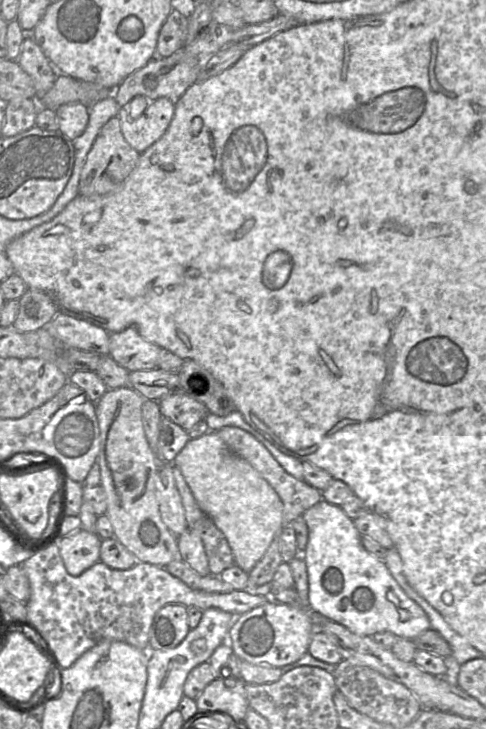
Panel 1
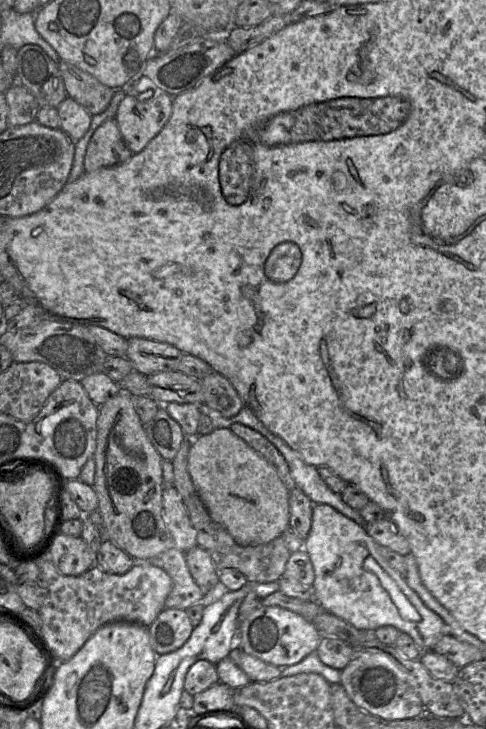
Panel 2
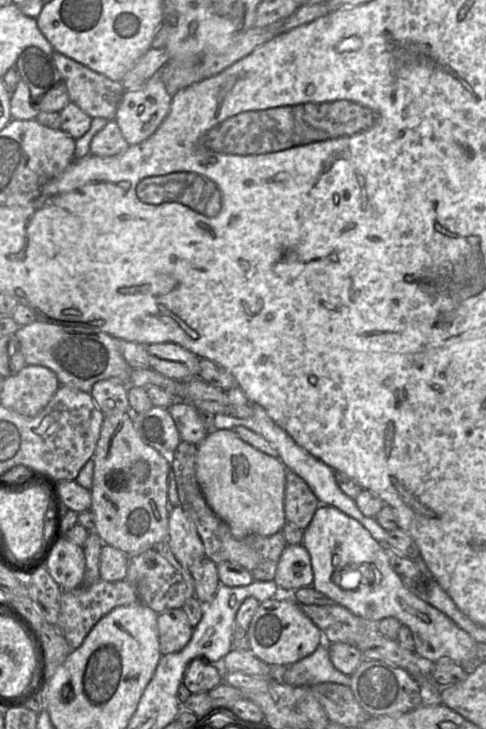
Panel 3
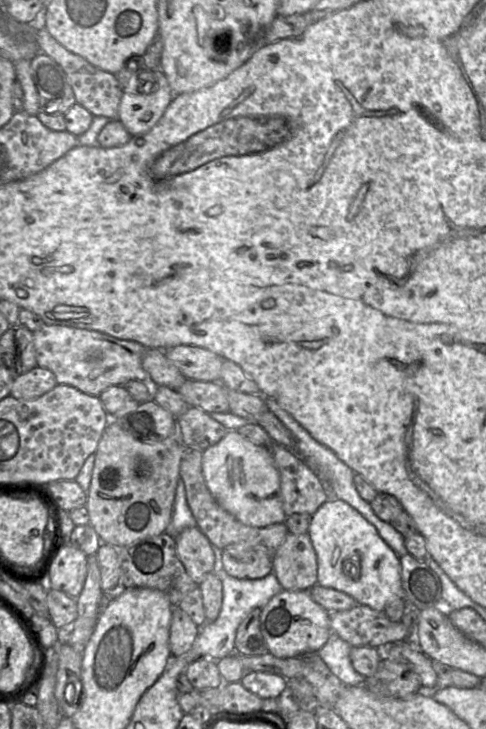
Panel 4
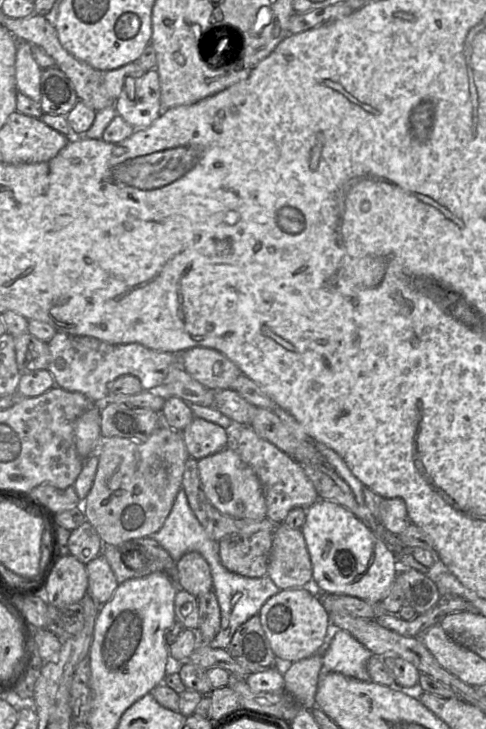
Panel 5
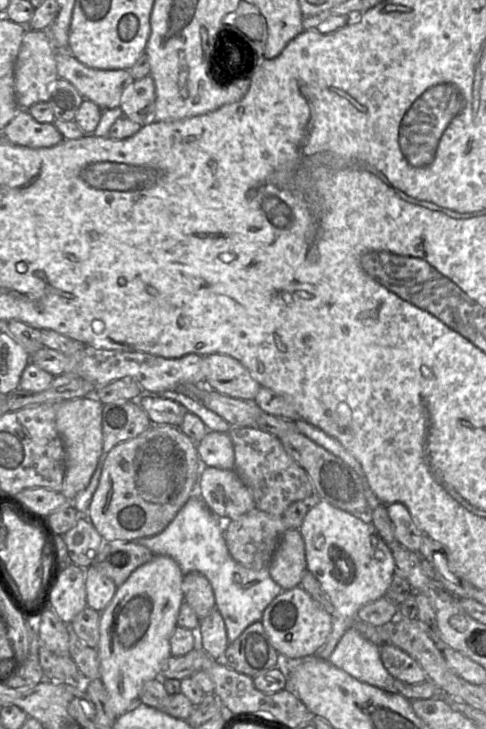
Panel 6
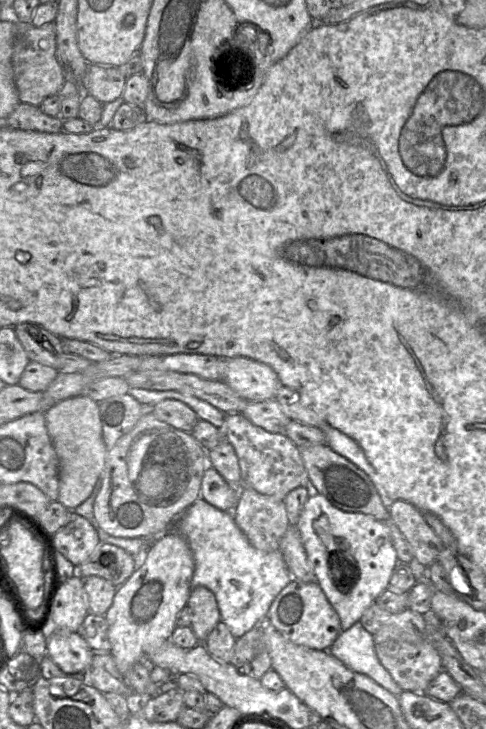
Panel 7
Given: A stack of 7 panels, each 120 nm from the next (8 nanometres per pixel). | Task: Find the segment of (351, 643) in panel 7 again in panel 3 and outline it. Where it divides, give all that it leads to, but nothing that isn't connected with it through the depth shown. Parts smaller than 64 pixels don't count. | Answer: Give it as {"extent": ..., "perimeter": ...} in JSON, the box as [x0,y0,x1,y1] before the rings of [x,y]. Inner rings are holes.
{"extent":[272,643,350,687],"perimeter":[[[329,643],[320,645],[314,653],[286,667],[274,668],[272,681],[282,681],[293,686],[311,687],[322,683],[350,686],[350,676],[338,671],[329,656]]]}

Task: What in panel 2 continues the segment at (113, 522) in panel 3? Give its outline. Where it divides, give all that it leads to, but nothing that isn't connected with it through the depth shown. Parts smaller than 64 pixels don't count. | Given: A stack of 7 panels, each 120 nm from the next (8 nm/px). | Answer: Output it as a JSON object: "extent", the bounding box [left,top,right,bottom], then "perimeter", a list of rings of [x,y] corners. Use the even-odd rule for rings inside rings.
{"extent":[93,391,174,560],"perimeter":[[[121,391],[99,407],[96,450],[93,458],[96,463],[95,481],[93,487],[98,497],[98,511],[101,513],[105,524],[105,538],[113,541],[119,548],[124,550],[135,560],[149,560],[150,558],[174,547],[173,539],[163,519],[162,492],[165,487],[161,465],[163,458],[151,443],[146,433],[144,424],[141,422],[140,417],[135,410],[133,396],[129,393]]]}

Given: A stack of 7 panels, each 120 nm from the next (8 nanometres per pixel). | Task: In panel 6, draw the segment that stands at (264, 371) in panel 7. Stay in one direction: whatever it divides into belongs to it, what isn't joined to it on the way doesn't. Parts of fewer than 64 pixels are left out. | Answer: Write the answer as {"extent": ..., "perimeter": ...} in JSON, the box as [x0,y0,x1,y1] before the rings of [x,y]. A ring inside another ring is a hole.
{"extent":[204,353,261,400],"perimeter":[[[214,353],[204,356],[206,387],[243,400],[254,400],[261,385],[249,371],[229,355]]]}

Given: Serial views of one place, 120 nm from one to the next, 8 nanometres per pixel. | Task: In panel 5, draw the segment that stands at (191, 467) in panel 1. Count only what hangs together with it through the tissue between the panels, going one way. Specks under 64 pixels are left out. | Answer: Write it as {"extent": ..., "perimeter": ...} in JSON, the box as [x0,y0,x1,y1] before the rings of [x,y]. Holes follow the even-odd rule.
{"extent":[197,448,267,521],"perimeter":[[[225,448],[197,462],[202,488],[211,504],[222,514],[260,521],[266,517],[267,507],[262,486],[254,471],[233,448]]]}

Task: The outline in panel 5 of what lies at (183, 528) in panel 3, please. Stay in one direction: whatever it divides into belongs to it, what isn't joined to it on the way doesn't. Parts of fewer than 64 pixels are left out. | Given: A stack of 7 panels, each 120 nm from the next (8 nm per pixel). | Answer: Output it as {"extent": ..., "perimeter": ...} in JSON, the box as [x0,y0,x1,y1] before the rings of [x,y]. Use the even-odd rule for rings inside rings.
{"extent":[177,552,213,598],"perimeter":[[[188,552],[177,562],[177,586],[196,598],[213,590],[212,576],[206,560],[198,552]]]}

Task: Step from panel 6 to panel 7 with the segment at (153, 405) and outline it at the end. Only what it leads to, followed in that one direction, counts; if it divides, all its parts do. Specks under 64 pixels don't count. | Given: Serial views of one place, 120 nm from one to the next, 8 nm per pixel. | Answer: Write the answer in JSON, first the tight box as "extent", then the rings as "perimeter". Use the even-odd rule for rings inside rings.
{"extent":[151,400,200,433],"perimeter":[[[163,400],[155,404],[151,410],[161,421],[189,433],[200,420],[191,407],[179,400]]]}

